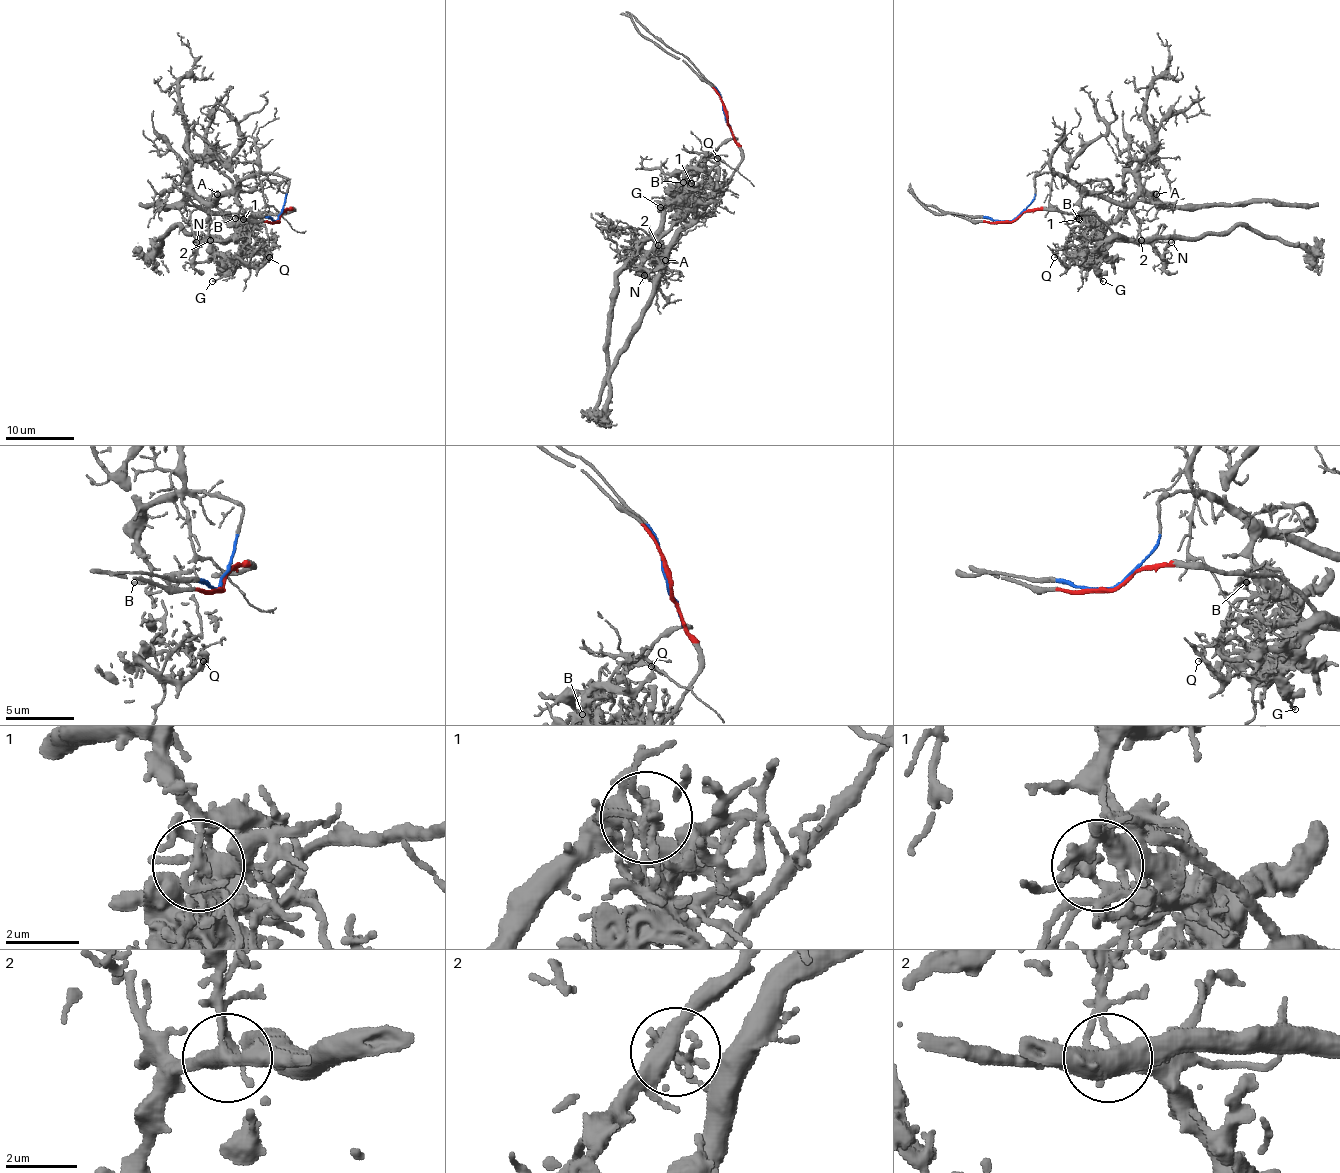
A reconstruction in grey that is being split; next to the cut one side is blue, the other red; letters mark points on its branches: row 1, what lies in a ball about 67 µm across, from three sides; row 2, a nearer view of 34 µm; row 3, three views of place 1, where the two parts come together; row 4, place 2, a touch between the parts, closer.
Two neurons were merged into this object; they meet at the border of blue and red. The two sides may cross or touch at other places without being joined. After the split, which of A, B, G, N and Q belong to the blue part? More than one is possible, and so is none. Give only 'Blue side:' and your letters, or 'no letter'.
Blue side: A

